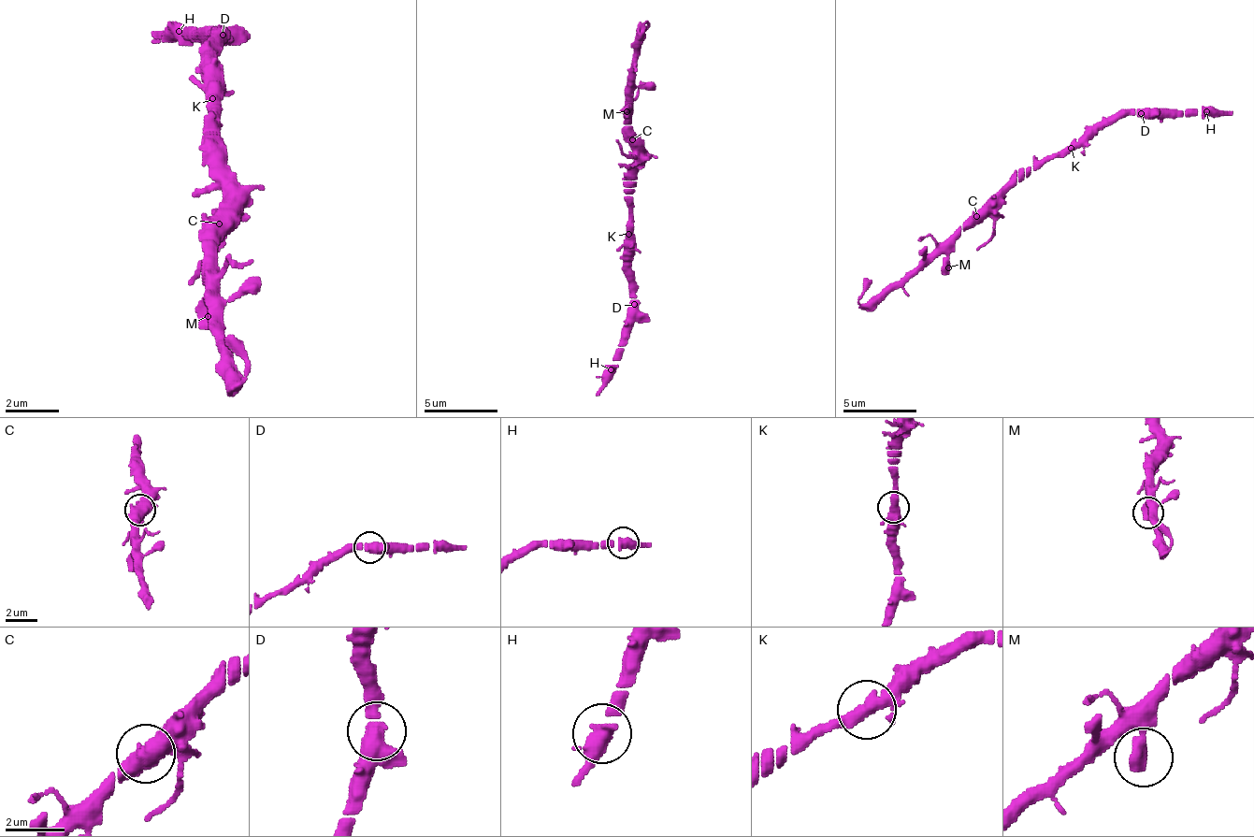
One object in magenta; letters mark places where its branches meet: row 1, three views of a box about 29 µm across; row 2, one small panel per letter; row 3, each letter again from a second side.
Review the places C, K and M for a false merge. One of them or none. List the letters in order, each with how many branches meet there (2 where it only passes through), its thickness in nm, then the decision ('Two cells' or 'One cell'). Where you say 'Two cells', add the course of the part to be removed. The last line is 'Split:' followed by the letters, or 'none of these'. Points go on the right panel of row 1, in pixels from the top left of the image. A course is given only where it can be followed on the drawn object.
C: Branches: 2. Thickness 650 nm. One cell
K: Branches: 3. Thickness 400 nm. One cell
M: Branches: 1. Thickness 550 nm. One cell
Split: none of these

